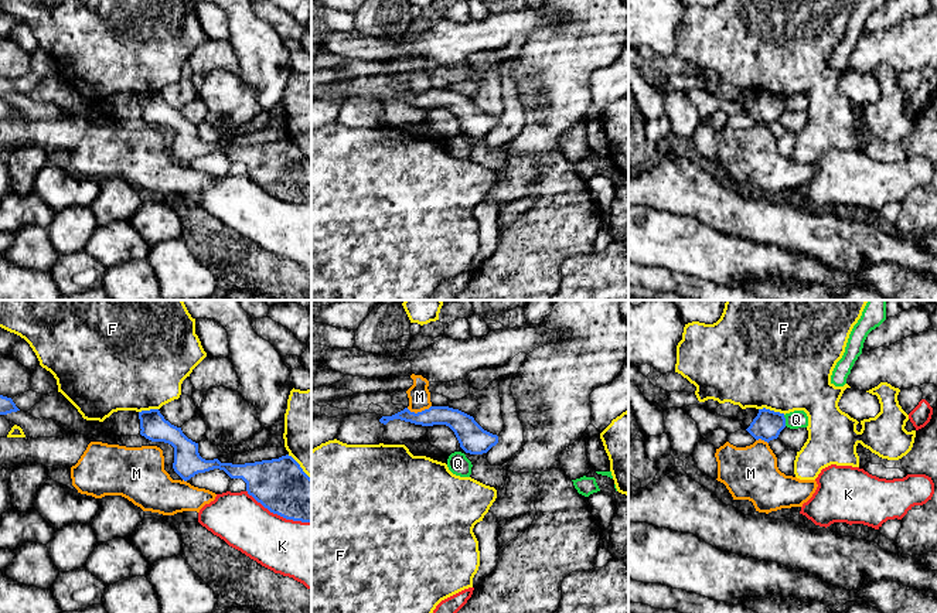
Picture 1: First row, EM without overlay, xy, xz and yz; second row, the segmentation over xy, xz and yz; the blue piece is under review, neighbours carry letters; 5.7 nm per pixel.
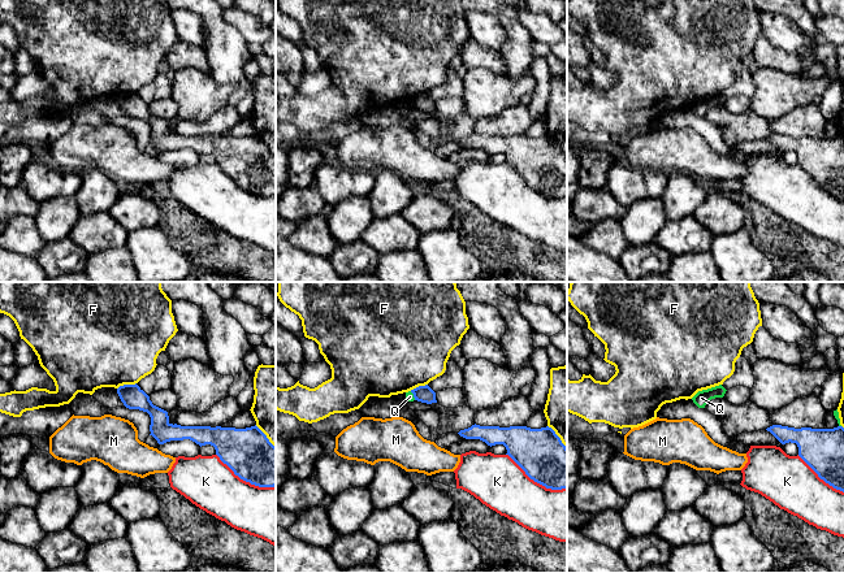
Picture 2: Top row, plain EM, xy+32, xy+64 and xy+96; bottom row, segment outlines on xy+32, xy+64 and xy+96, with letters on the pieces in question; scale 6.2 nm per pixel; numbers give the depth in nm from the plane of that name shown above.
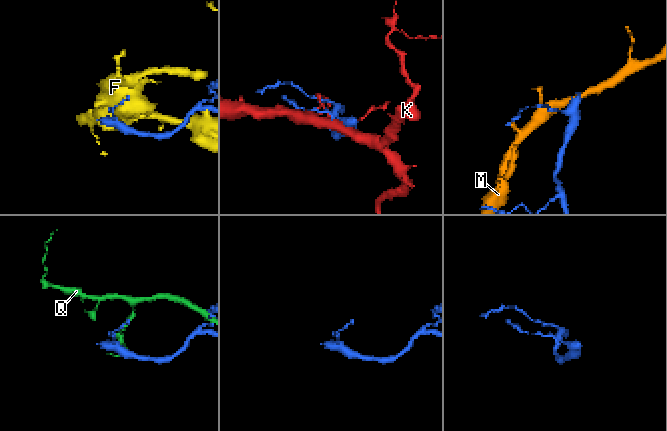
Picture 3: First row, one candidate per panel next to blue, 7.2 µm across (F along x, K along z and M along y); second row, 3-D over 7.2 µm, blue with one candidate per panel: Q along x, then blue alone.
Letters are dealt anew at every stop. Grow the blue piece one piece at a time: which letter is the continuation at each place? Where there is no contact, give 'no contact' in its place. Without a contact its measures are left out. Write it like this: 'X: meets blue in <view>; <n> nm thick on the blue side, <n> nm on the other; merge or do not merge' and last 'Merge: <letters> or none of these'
F: meets blue in yz; 160 nm thick on the blue side, 500 nm on the other; do not merge
K: meets blue in xy; 300 nm thick on the blue side, 320 nm on the other; do not merge
M: meets blue in xz; 120 nm thick on the blue side, 130 nm on the other; do not merge
Q: meets blue in yz; 160 nm thick on the blue side, 100 nm on the other; do not merge
Merge: none of these

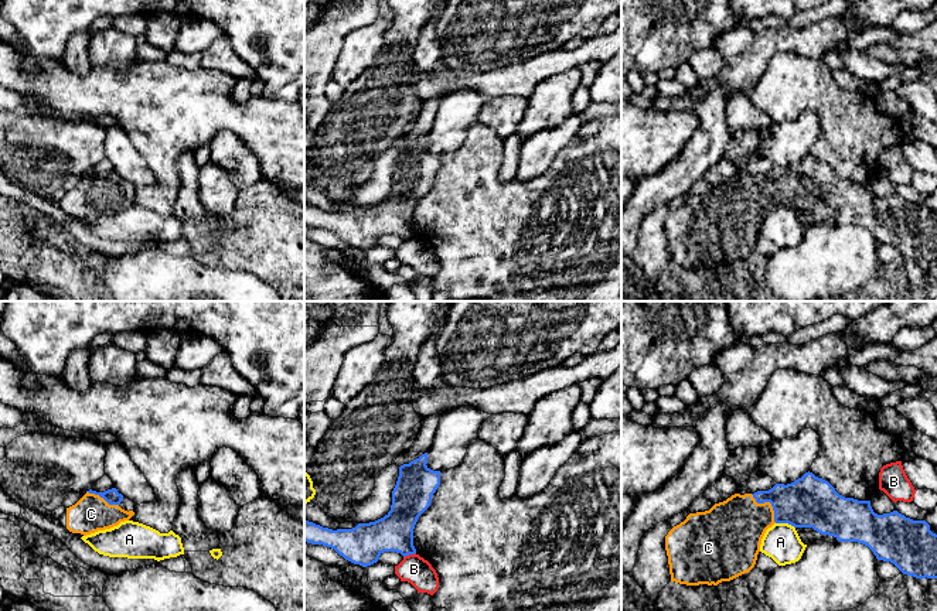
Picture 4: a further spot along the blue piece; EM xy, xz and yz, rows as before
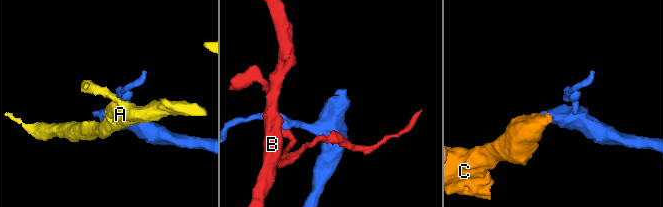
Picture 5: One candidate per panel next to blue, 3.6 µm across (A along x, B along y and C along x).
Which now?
A: meets blue in yz; 280 nm thick on the blue side, 200 nm on the other; do not merge
B: meets blue in xz; 220 nm thick on the blue side, 160 nm on the other; do not merge
C: meets blue in yz; 280 nm thick on the blue side, 320 nm on the other; merge
Merge: C

